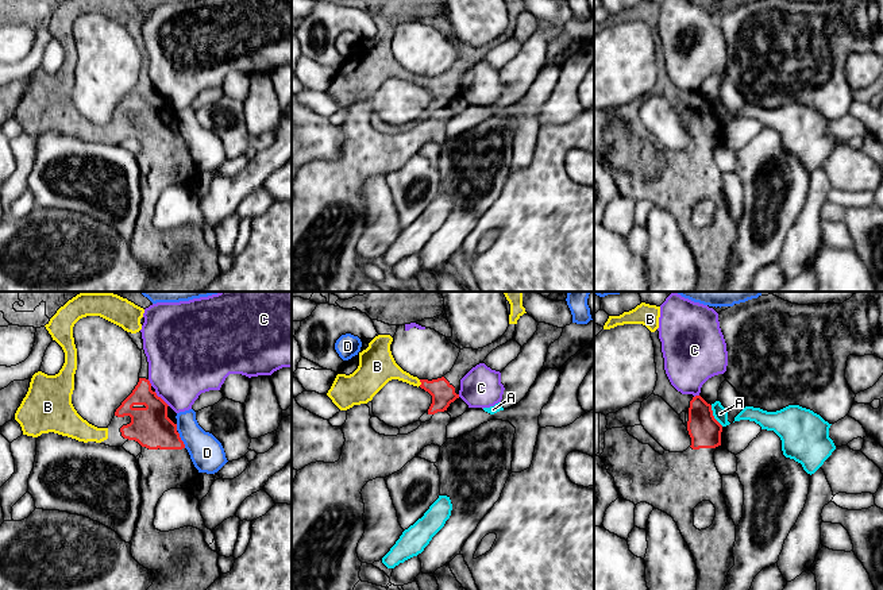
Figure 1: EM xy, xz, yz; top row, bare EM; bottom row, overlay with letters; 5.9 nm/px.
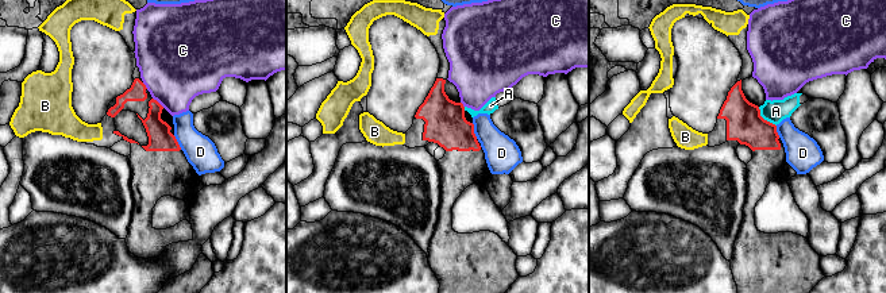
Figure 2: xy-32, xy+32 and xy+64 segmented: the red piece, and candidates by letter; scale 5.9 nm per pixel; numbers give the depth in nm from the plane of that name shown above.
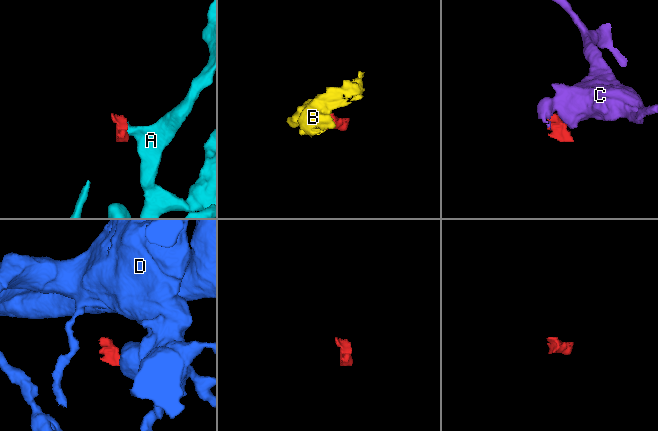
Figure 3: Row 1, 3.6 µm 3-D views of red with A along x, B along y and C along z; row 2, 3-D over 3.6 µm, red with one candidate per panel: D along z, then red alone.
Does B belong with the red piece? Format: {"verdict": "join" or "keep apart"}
{"verdict": "join"}

